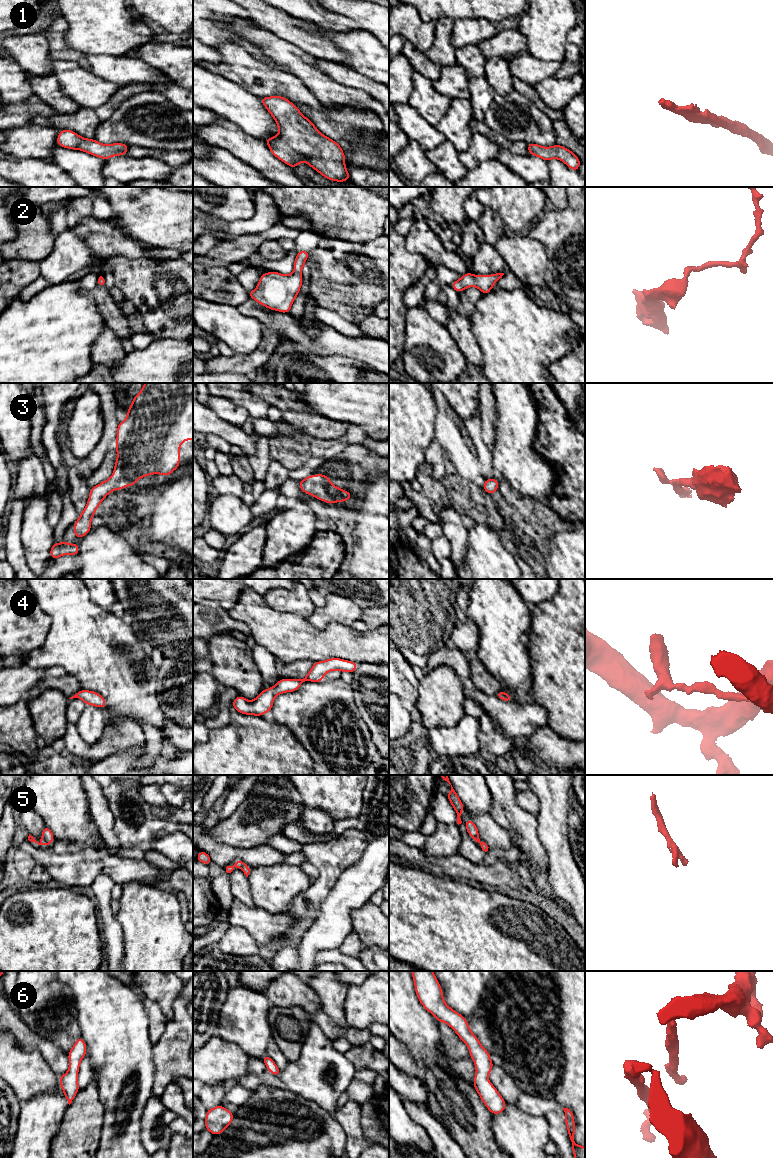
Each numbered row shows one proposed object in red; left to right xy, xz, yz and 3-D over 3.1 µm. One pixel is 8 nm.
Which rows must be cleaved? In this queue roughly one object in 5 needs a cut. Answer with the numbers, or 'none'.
none

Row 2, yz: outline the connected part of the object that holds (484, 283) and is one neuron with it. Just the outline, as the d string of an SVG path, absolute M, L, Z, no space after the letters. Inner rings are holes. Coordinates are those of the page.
M466 273L462 277L454 281L451 287L457 292L461 292L469 287L477 287L482 294L490 293L494 284L502 278L504 273L496 273L492 275L473 275L472 273Z

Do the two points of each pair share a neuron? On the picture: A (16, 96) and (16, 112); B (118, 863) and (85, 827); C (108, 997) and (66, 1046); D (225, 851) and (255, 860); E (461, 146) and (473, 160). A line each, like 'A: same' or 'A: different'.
A: different
B: different
C: different
D: same
E: different

